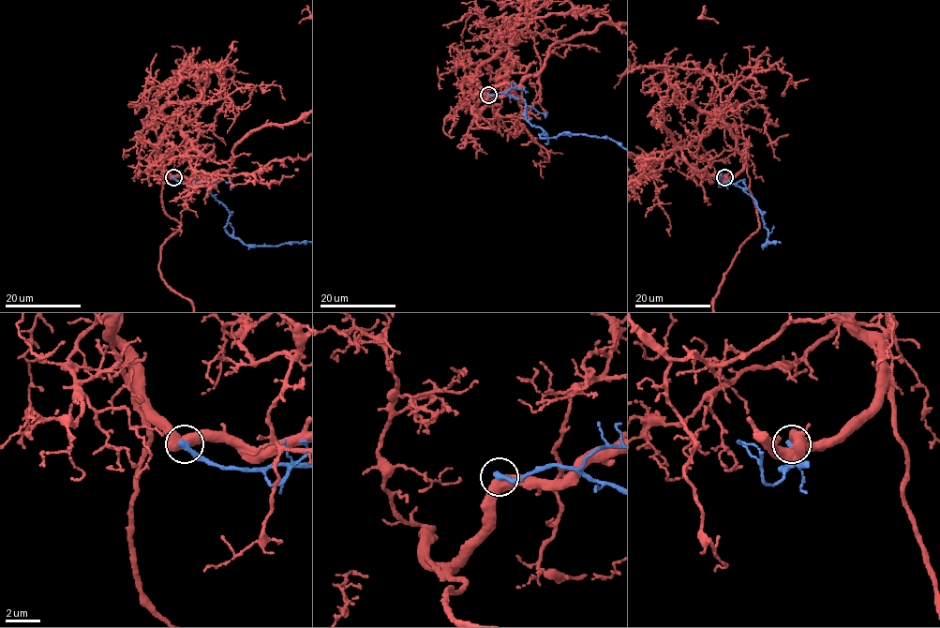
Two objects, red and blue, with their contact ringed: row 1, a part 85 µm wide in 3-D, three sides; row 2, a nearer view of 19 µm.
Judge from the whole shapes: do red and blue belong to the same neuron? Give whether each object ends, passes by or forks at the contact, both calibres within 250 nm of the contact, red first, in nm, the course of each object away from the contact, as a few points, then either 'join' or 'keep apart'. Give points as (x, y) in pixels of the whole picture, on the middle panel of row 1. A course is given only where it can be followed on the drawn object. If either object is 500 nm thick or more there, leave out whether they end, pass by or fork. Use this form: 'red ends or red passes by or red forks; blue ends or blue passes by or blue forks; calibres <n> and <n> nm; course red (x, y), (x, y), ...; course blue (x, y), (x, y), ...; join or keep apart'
calibres 550 and 360 nm; course red (488, 95), (477, 120), (479, 127), (495, 129), (476, 110), (474, 97), (508, 82), (502, 65); keep apart

